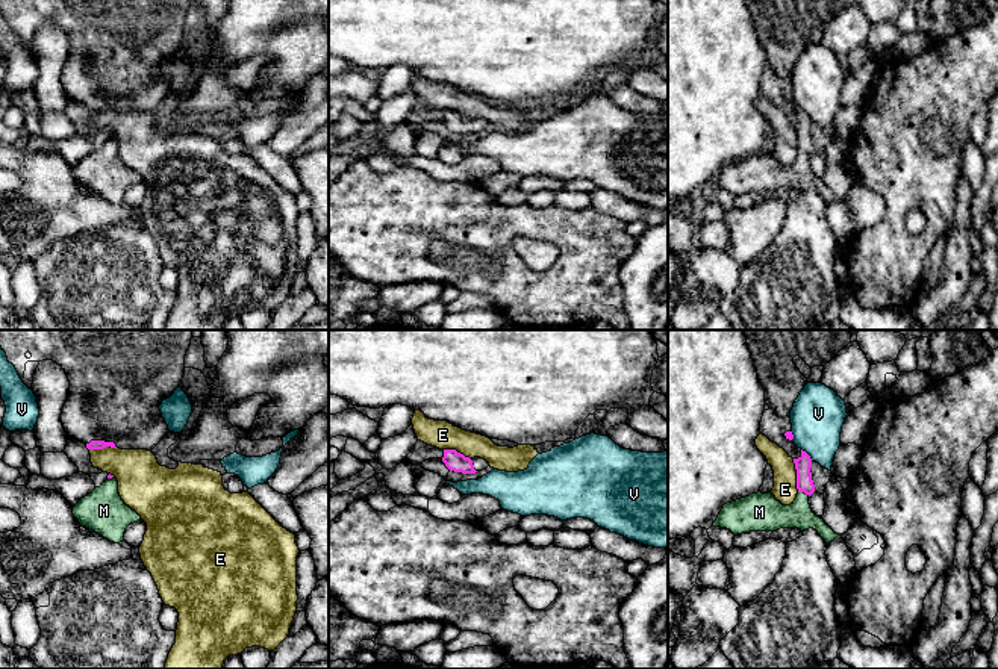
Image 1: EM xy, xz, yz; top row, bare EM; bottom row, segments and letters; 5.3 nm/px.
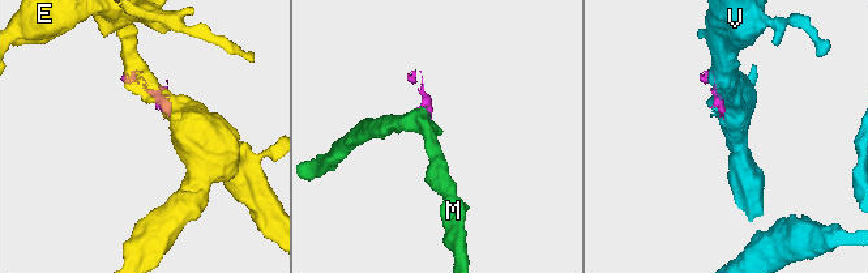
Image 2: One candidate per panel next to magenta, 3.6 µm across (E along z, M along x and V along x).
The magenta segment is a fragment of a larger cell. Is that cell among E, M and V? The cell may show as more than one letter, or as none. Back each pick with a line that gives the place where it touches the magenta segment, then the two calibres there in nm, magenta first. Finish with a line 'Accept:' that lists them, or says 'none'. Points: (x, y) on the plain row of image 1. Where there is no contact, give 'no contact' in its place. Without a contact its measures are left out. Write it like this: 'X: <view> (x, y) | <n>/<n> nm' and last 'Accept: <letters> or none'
M: yz (804, 153) | 90/200 nm
Accept: M

